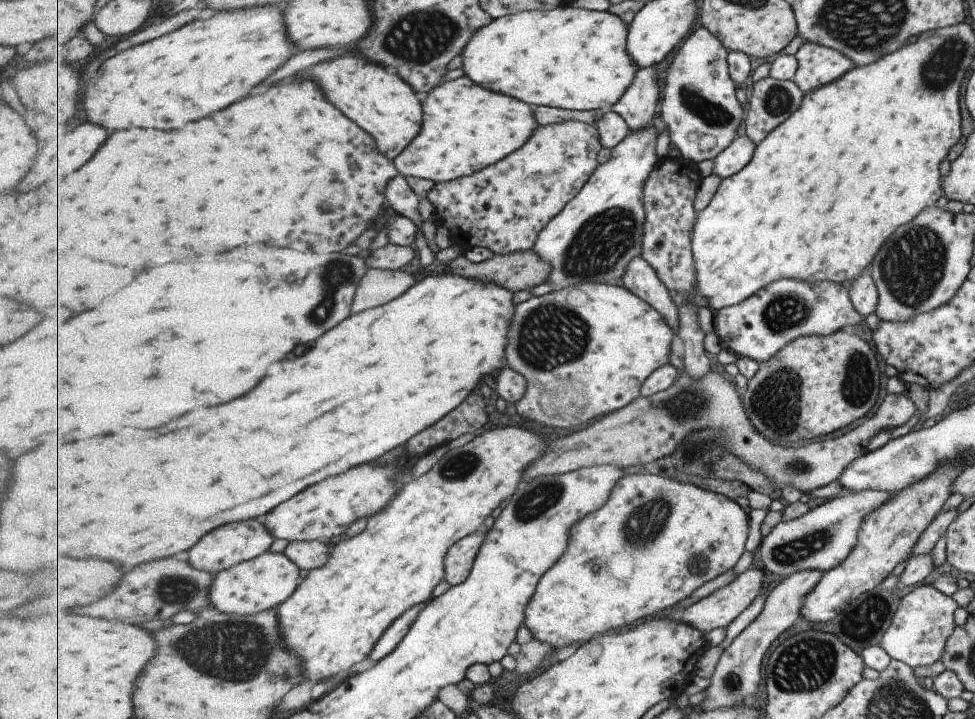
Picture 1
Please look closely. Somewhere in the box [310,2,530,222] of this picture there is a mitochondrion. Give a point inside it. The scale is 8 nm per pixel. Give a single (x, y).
(419, 38)

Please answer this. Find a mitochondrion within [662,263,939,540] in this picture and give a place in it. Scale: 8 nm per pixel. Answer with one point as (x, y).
(776, 401)

